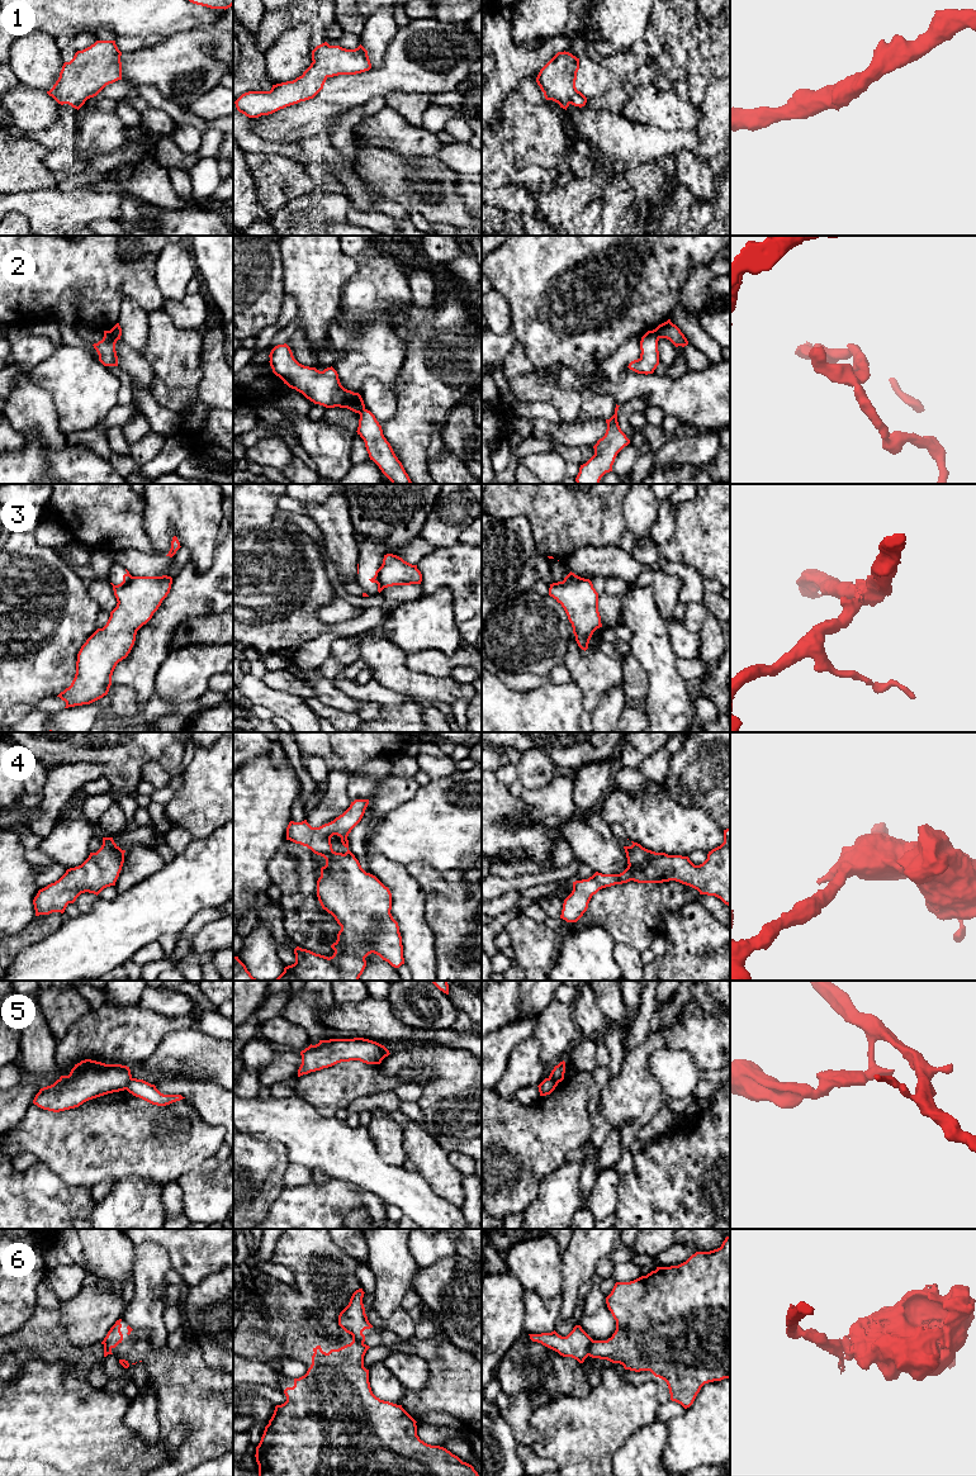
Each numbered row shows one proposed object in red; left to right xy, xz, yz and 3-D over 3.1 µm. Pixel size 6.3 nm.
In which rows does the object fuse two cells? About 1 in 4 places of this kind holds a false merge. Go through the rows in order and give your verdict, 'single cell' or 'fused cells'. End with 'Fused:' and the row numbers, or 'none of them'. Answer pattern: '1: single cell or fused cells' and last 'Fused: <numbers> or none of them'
1: single cell
2: fused cells
3: fused cells
4: single cell
5: fused cells
6: fused cells
Fused: 2, 3, 5, 6

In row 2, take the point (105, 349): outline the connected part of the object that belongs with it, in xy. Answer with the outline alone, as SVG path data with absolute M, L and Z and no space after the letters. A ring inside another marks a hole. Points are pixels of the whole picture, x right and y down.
M104 331L104 337L98 343L94 343L94 348L99 355L99 361L104 366L118 366L118 356L115 351L117 338L110 331Z

